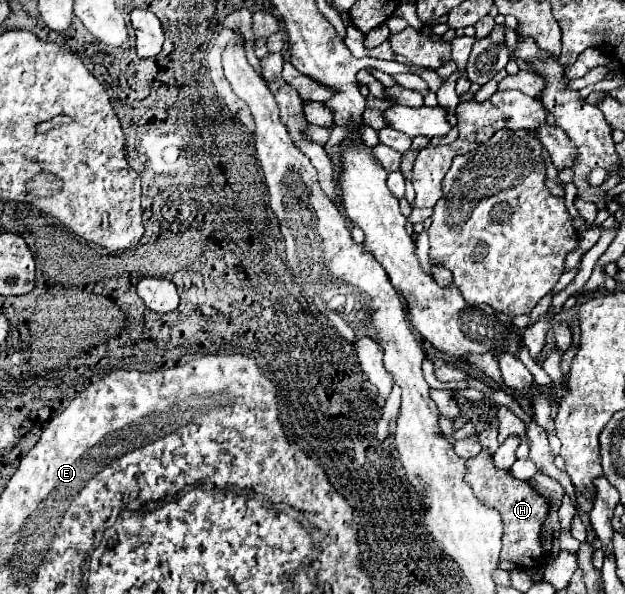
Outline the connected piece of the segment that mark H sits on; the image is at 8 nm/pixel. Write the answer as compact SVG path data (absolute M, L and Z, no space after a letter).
M480 453L478 457L470 459L466 463L466 483L472 487L474 495L486 505L496 509L502 515L502 523L504 523L504 537L502 537L502 551L500 551L500 559L512 561L516 565L520 565L522 569L534 569L538 567L544 549L542 549L542 525L546 521L550 503L530 487L528 481L520 481L514 479L510 475L510 471L500 471L494 467L494 461L488 453Z

